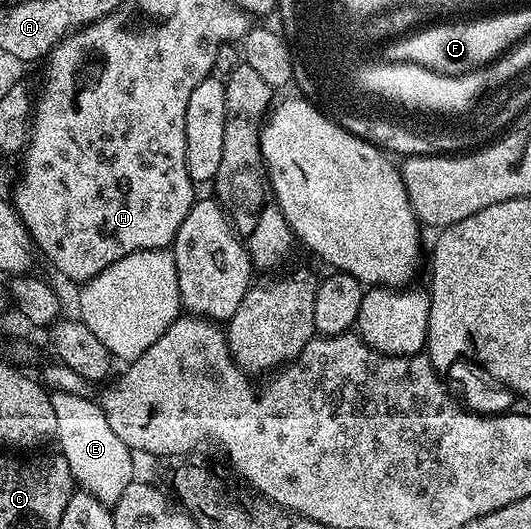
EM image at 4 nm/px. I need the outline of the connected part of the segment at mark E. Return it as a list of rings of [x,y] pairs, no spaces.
[[[52,394],[54,416],[58,416],[58,428],[55,441],[60,442],[59,453],[64,455],[70,464],[75,485],[94,496],[101,504],[109,508],[115,506],[118,496],[126,492],[128,485],[134,480],[132,474],[136,466],[132,463],[133,451],[128,449],[118,435],[110,428],[106,416],[102,412],[99,401],[83,398],[80,394]]]

